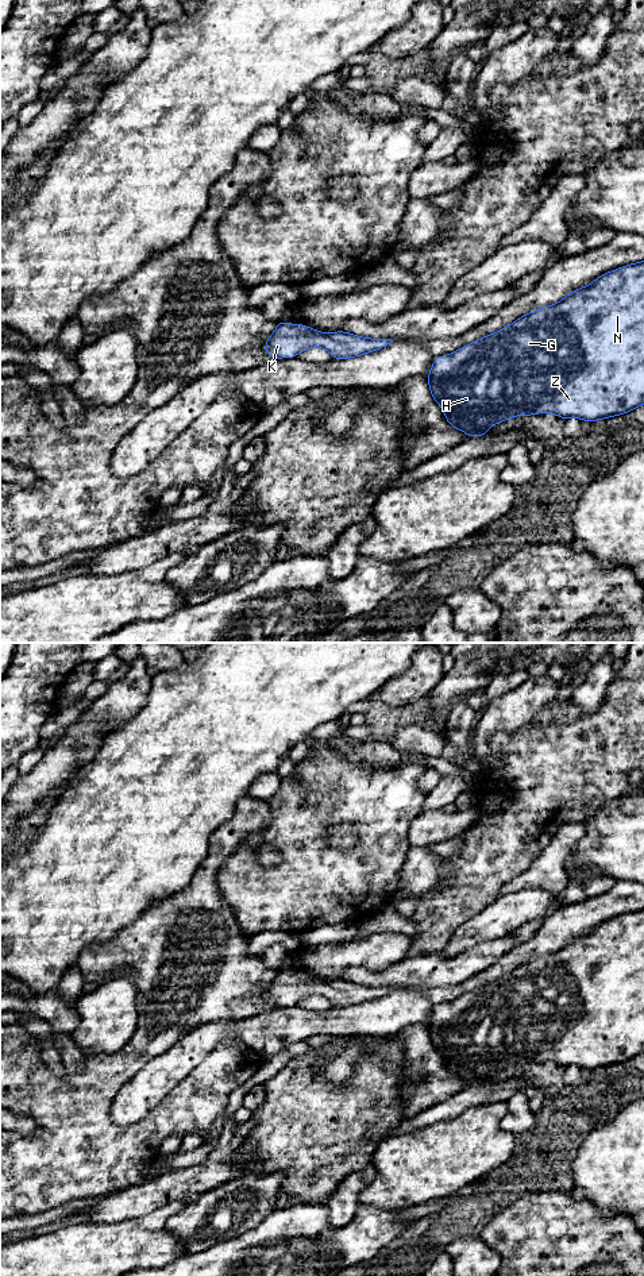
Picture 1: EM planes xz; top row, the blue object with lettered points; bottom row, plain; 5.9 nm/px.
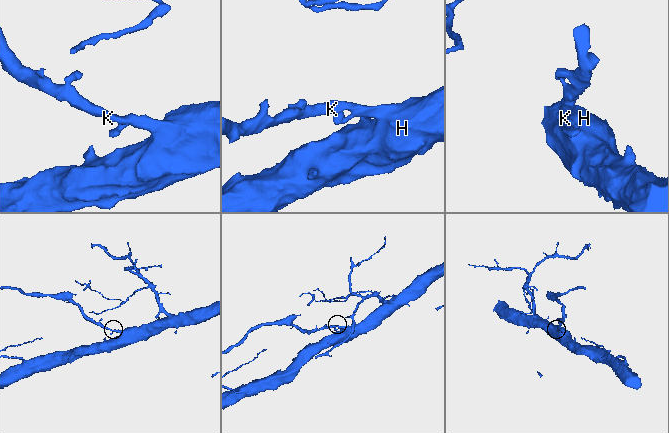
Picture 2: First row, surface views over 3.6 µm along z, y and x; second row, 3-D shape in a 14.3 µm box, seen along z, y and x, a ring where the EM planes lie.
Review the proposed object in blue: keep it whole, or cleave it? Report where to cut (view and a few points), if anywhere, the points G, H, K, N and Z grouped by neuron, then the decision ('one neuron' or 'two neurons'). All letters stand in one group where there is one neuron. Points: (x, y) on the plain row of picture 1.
cut none; groups G H K N Z; one neuron

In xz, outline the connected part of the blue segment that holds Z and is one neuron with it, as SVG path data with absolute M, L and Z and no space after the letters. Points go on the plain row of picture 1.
M644 909L606 920L590 933L568 941L562 949L527 961L506 976L481 986L452 1002L435 1006L427 1028L431 1044L444 1059L448 1072L471 1086L490 1083L491 1080L486 1079L487 1075L502 1071L513 1064L552 1060L563 1068L576 1065L583 1069L595 1069L620 1064L644 1053Z

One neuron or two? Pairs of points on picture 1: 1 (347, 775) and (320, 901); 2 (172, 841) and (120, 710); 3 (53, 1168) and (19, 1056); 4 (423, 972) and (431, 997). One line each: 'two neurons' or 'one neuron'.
1: one neuron
2: two neurons
3: one neuron
4: two neurons

